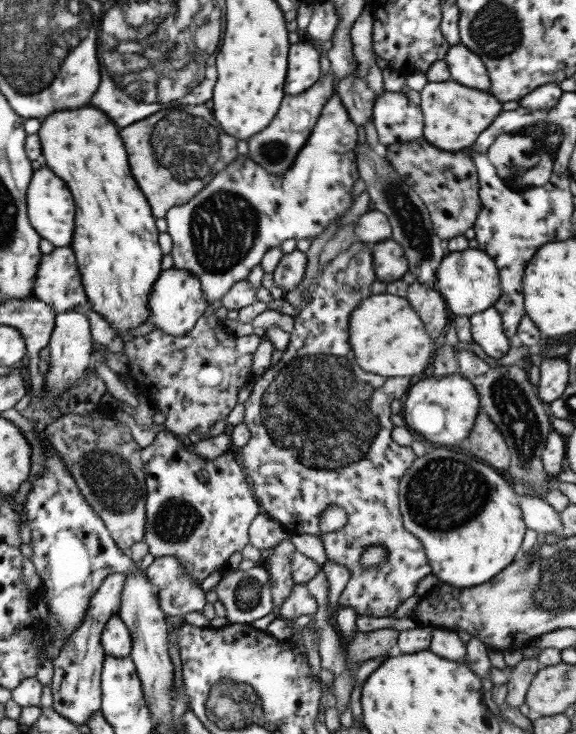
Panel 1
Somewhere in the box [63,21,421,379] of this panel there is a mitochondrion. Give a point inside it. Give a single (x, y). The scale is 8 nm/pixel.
(224, 227)

